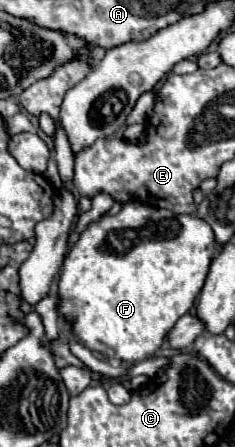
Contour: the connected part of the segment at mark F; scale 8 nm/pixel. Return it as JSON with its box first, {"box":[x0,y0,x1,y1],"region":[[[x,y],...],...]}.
{"box":[58,203,216,363],"region":[[[126,203],[120,213],[104,215],[98,223],[88,225],[80,241],[68,251],[58,281],[60,313],[74,321],[72,329],[90,351],[134,363],[150,359],[162,347],[174,323],[194,305],[216,249],[214,231],[198,215],[176,215],[146,203]]]}

